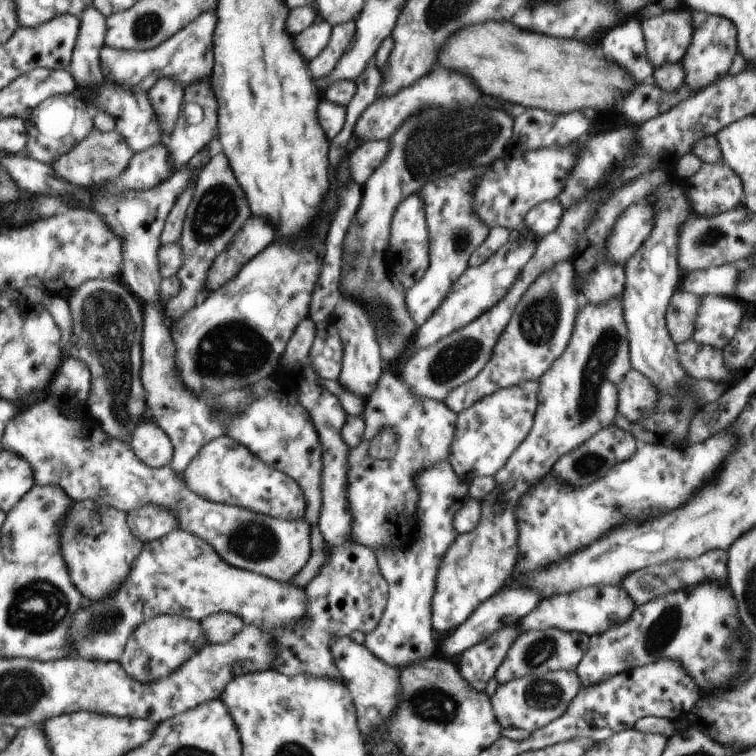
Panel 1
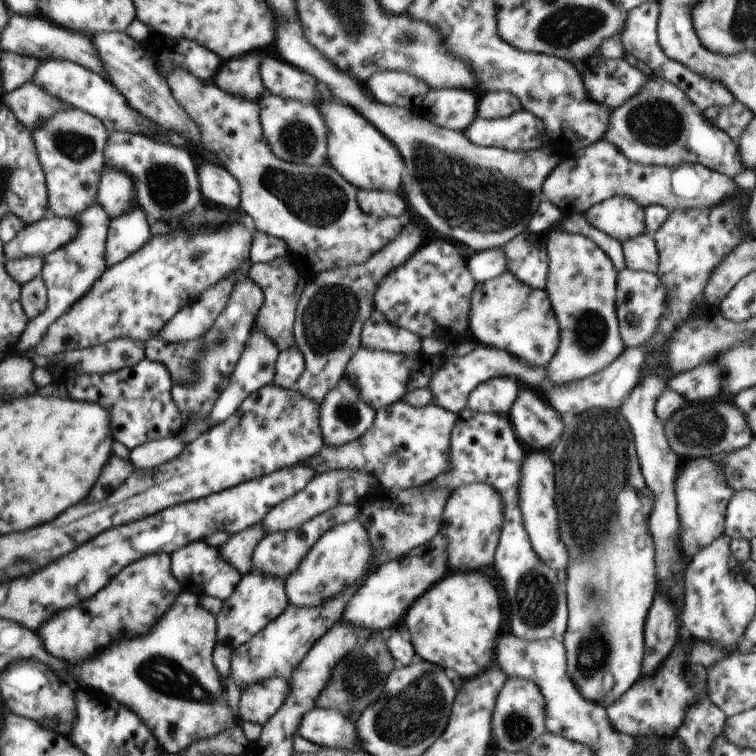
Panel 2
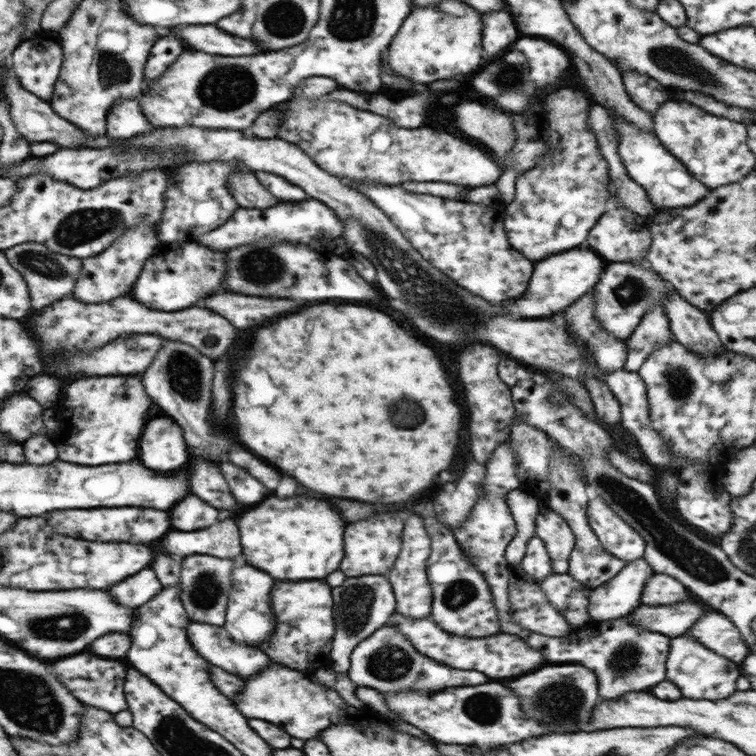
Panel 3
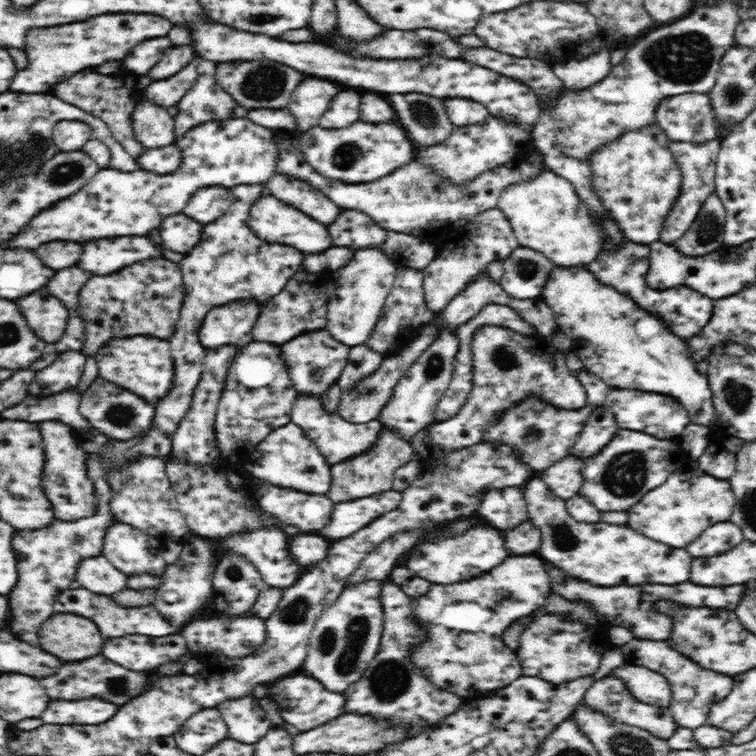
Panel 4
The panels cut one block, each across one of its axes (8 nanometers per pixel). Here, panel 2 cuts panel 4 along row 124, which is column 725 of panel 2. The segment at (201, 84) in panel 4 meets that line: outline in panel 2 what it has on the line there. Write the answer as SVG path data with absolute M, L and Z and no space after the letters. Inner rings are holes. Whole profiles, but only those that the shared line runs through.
M600 140L560 159L560 164L548 174L542 183L543 198L559 208L564 217L583 213L596 203L613 196L625 196L635 200L643 208L664 205L669 212L687 208L710 208L730 197L740 196L742 188L733 178L710 170L702 164L680 166L642 166L628 160L614 144Z

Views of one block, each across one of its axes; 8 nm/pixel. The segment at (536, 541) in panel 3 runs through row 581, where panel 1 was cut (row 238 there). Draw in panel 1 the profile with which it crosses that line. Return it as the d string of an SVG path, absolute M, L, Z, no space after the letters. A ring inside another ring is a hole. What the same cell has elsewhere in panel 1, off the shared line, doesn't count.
M557 198L543 201L526 214L524 224L538 241L558 229L564 214L565 210L562 209Z

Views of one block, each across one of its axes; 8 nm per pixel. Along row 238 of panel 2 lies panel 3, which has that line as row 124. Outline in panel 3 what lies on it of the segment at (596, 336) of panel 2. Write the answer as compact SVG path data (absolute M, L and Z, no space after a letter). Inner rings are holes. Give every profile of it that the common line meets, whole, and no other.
M566 86L552 91L544 100L543 108L546 111L549 144L545 156L538 164L518 176L515 182L515 197L503 208L504 226L510 246L518 249L527 259L538 262L547 256L560 251L586 245L587 236L605 214L607 201L611 197L609 191L609 166L607 160L598 150L596 135L588 123L590 108L594 106L582 90L573 86Z

